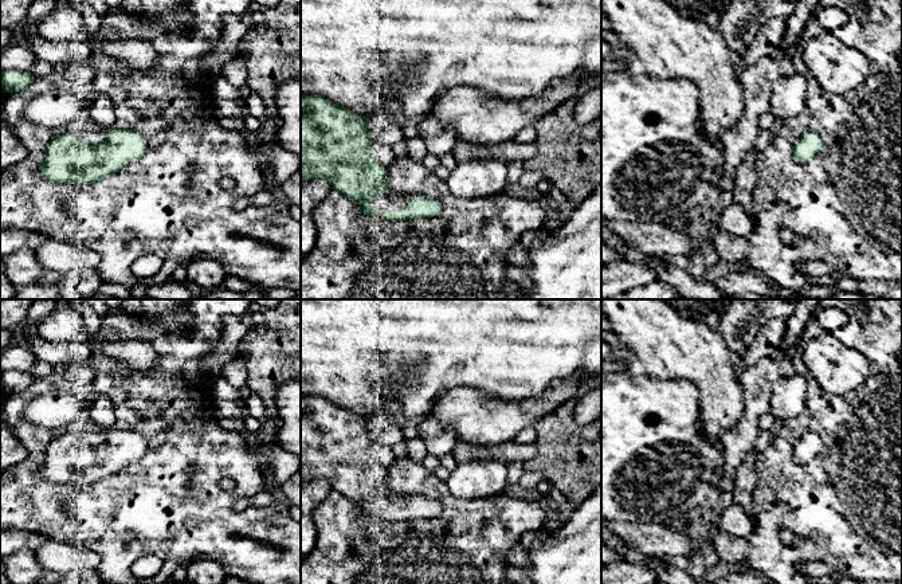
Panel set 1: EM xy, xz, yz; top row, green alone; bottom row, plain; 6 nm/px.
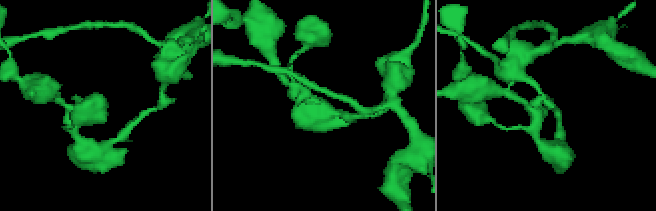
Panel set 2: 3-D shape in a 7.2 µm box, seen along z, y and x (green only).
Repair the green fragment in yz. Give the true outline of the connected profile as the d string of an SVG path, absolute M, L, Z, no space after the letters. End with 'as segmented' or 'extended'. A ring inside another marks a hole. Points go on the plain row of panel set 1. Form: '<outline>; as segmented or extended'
M809 431L805 432L799 443L793 446L793 459L799 465L807 465L809 460L812 460L821 448L821 438Z; as segmented

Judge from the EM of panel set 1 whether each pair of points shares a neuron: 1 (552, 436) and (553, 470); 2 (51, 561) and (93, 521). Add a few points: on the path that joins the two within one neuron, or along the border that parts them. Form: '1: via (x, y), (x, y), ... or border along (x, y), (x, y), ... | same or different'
1: via (553, 445), (553, 462) | same
2: border along (50, 539), (89, 548), (98, 560) | different

